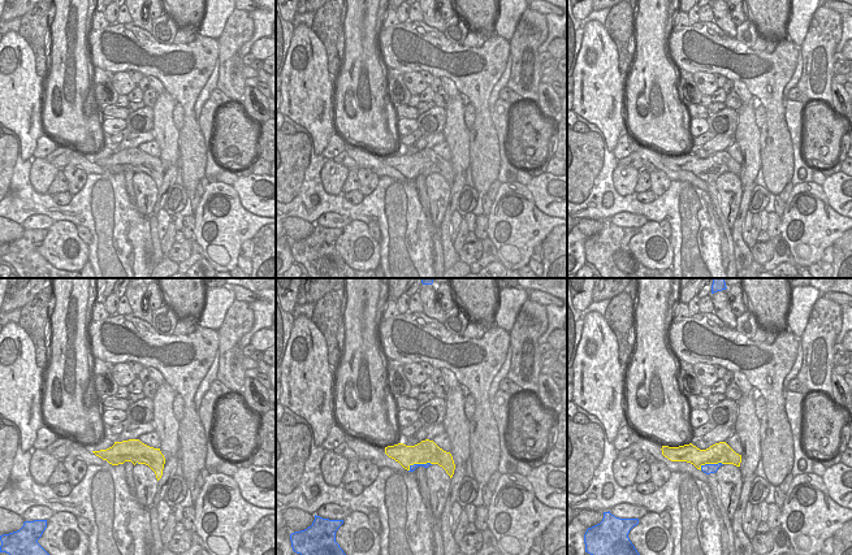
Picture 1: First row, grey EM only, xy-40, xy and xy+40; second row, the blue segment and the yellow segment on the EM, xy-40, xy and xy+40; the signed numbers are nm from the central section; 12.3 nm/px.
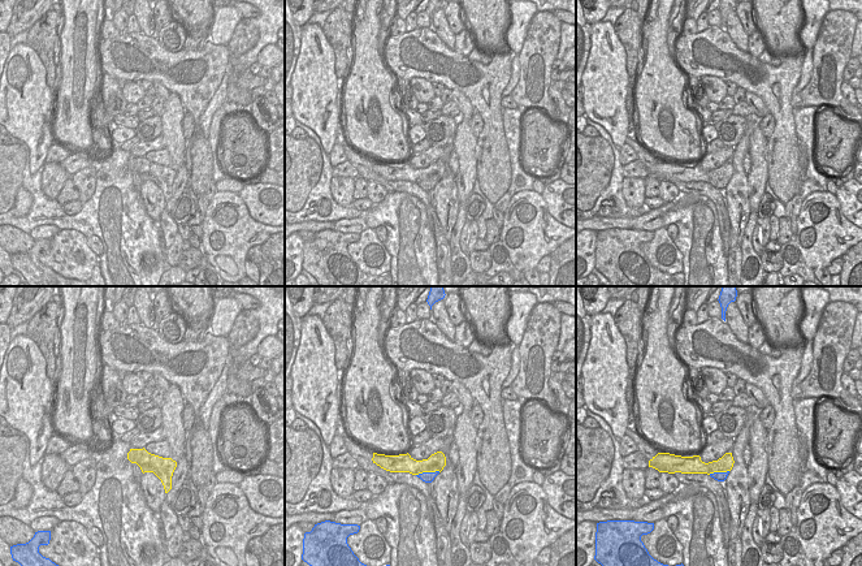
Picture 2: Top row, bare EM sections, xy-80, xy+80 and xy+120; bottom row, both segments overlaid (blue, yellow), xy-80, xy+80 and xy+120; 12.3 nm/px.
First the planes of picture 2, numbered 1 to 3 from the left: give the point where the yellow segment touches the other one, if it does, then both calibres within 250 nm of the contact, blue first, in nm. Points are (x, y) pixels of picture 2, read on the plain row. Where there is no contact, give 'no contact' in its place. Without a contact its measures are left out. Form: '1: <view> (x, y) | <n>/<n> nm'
1: no contact
2: xy+80 (428, 181) | 130/220 nm
3: xy+120 (718, 181) | 130/190 nm

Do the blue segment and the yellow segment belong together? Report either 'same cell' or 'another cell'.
another cell

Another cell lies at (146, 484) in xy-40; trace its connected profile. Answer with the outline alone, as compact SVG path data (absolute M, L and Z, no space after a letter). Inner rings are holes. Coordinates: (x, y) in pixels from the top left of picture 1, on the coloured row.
M146 464L133 467L133 478L137 490L137 499L144 508L150 508L157 491L157 478L155 472Z

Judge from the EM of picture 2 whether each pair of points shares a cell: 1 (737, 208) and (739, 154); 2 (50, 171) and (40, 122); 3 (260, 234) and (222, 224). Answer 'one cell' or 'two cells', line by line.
1: one cell
2: two cells
3: one cell

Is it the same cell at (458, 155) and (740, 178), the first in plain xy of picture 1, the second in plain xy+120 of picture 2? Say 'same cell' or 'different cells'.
different cells

